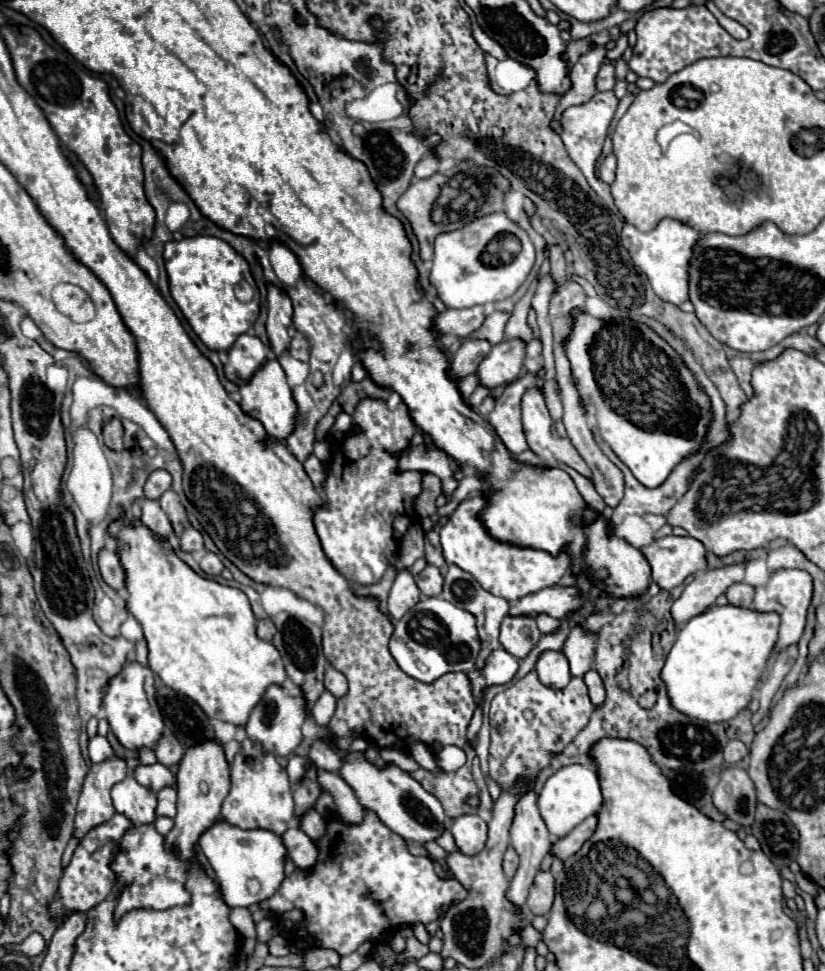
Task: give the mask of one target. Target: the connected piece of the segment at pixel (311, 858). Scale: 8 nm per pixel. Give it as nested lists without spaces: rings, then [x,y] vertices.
[[[290,827],[284,835],[284,845],[288,849],[288,855],[294,863],[296,869],[308,869],[314,867],[316,859],[318,859],[318,849],[314,845],[314,841],[300,829],[300,827]]]

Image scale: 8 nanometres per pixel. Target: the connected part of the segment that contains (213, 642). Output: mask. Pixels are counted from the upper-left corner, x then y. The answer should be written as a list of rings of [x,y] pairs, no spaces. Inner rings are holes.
[[[128,517],[110,525],[110,535],[126,543],[130,549],[120,551],[122,567],[126,569],[128,611],[140,621],[144,637],[148,641],[148,665],[150,669],[176,693],[196,701],[208,717],[244,727],[252,709],[262,701],[270,685],[284,687],[288,675],[278,649],[270,641],[262,641],[256,635],[256,617],[252,613],[248,597],[228,585],[220,585],[212,579],[202,579],[172,549],[166,549],[164,541],[156,541],[140,521],[134,527],[126,525]]]

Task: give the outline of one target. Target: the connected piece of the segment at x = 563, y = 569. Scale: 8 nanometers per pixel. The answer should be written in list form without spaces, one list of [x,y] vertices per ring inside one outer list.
[[[490,489],[478,491],[472,499],[466,499],[450,515],[448,523],[440,529],[440,541],[448,565],[458,565],[468,571],[486,591],[492,595],[504,597],[506,601],[516,601],[524,595],[536,593],[540,589],[560,583],[560,579],[570,571],[572,557],[566,551],[560,551],[556,557],[548,551],[538,551],[532,547],[518,547],[510,543],[496,541],[480,521],[480,511],[488,505]]]

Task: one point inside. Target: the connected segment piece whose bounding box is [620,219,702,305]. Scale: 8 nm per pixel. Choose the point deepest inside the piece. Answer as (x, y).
(663, 255)

